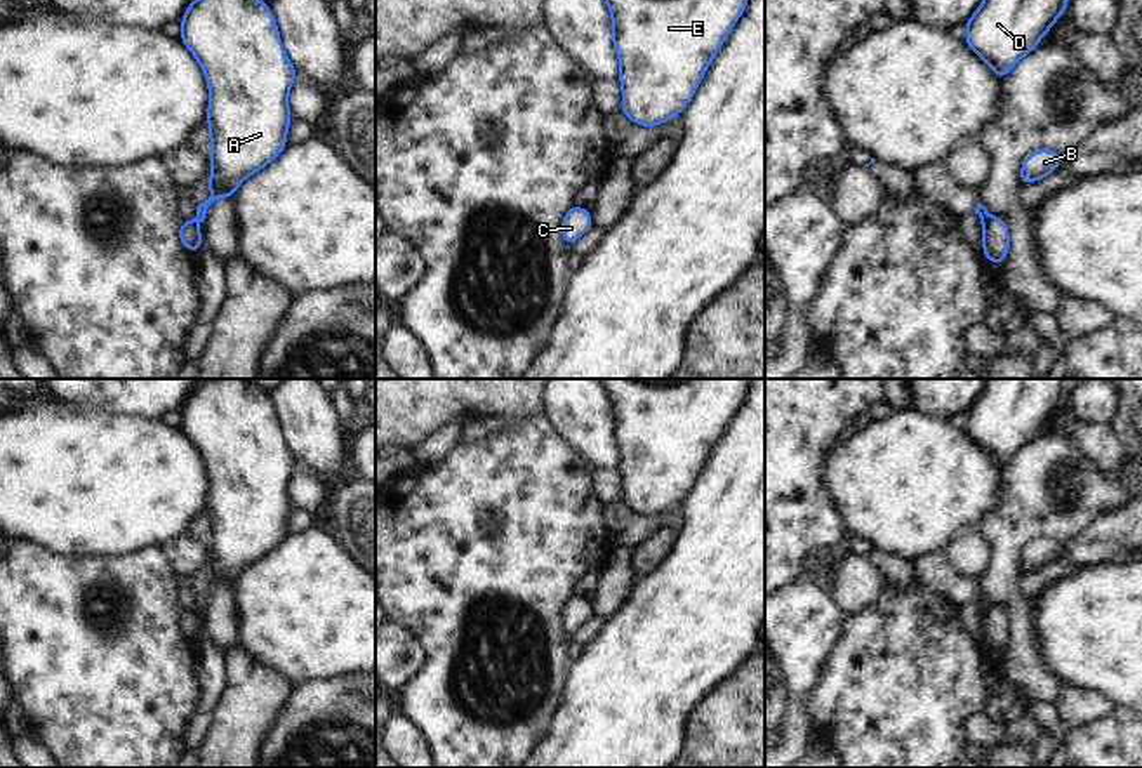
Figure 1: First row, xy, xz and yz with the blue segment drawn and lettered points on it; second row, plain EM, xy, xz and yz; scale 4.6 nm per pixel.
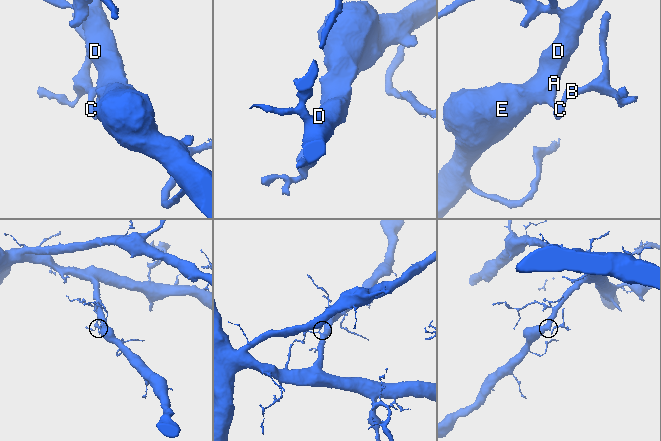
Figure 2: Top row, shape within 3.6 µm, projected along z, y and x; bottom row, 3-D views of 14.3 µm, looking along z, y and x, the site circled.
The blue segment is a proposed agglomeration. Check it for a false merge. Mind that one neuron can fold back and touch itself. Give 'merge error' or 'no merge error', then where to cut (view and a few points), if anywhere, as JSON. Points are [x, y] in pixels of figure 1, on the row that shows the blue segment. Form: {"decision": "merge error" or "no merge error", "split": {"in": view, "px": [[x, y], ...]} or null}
{"decision": "merge error", "split": {"in": "yz", "px": [[991, 216], [982, 225]]}}

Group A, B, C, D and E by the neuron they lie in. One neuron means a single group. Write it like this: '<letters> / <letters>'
A D E / B C

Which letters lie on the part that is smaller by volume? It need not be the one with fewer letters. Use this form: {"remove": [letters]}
{"remove": ["B", "C"]}

